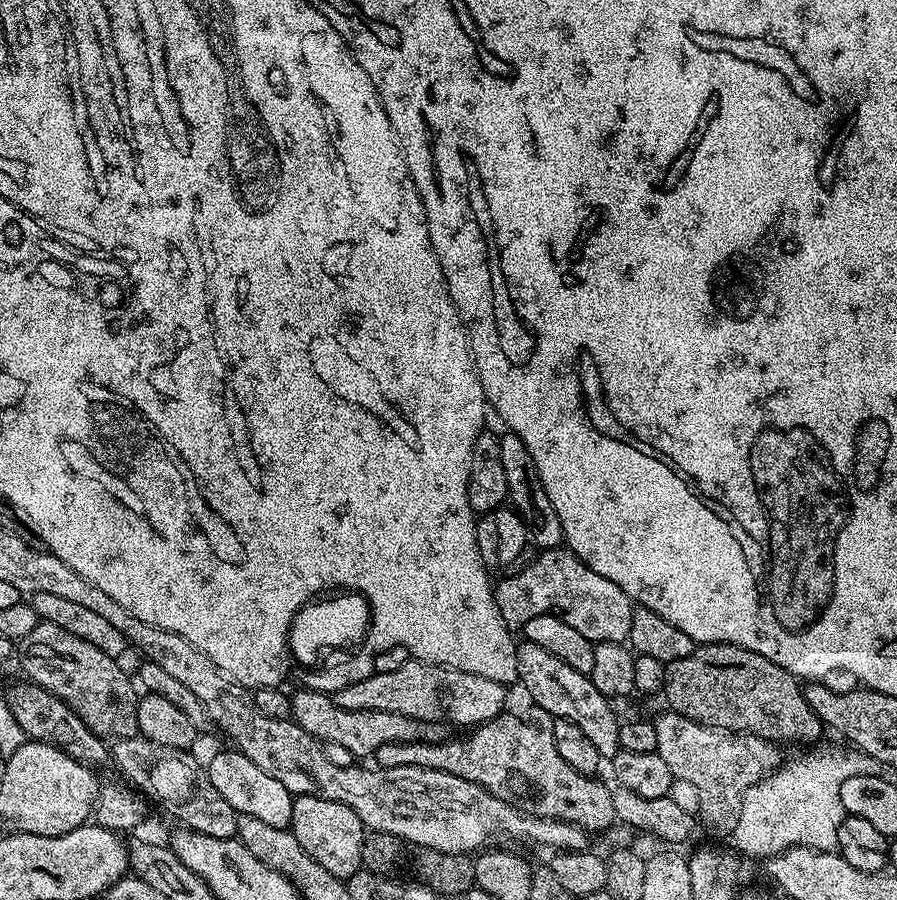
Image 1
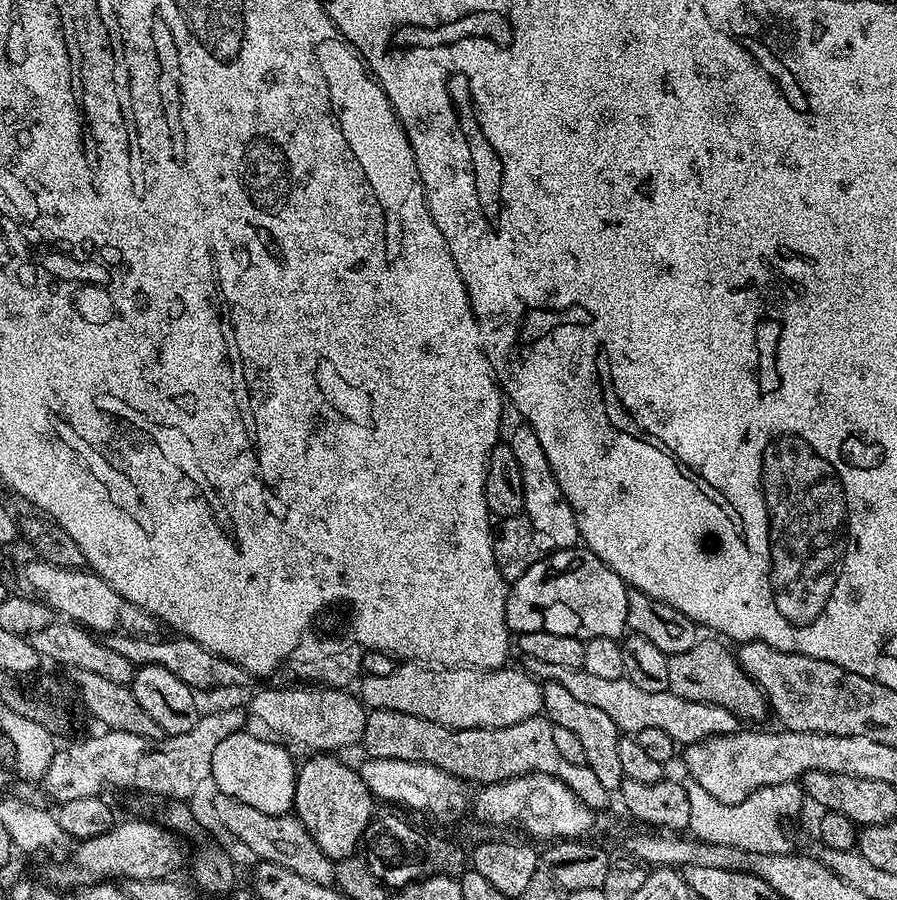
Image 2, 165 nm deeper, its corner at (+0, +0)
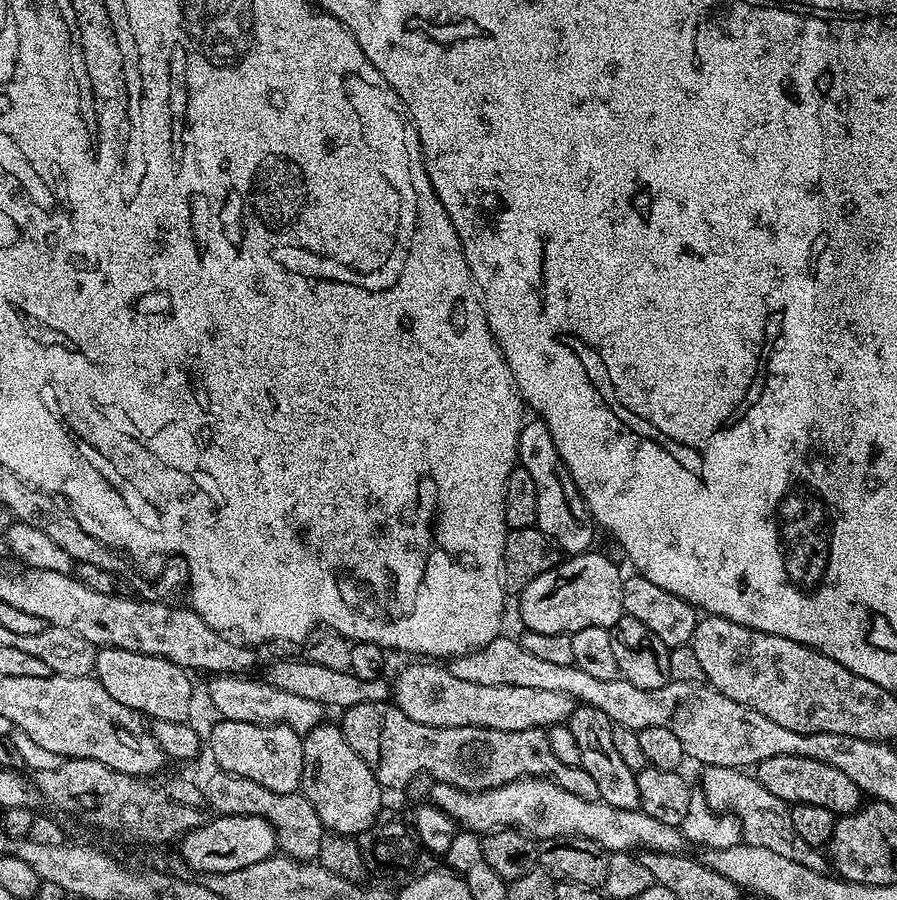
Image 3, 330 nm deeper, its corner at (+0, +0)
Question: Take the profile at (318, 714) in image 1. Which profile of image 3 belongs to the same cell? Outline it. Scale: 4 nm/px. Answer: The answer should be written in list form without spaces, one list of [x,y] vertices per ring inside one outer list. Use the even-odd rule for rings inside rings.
[[[216,674],[206,684],[206,689],[219,719],[234,722],[254,722],[255,724],[285,724],[290,730],[301,734],[314,730],[325,723],[326,709],[323,704],[310,702],[310,698],[298,698],[298,694],[286,694],[286,690],[278,690],[263,679],[248,680],[244,674]]]

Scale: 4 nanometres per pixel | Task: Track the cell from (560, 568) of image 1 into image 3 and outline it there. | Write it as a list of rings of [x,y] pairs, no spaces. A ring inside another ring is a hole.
[[[589,550],[561,559],[556,567],[546,570],[546,574],[538,574],[538,578],[534,578],[534,582],[530,582],[530,586],[526,586],[524,591],[519,593],[520,620],[527,631],[538,634],[571,634],[578,630],[586,630],[586,626],[602,626],[606,629],[614,627],[618,618],[624,615],[624,576],[616,569],[616,564],[610,557],[596,551]]]

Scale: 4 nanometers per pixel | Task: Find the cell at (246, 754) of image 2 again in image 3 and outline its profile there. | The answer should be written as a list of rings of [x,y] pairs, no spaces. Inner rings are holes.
[[[219,719],[213,727],[210,744],[212,744],[212,756],[216,759],[215,767],[219,771],[238,774],[242,778],[250,778],[250,782],[258,782],[258,786],[266,786],[266,790],[274,790],[278,794],[290,794],[299,789],[302,778],[304,741],[301,733],[290,730],[290,726]]]

